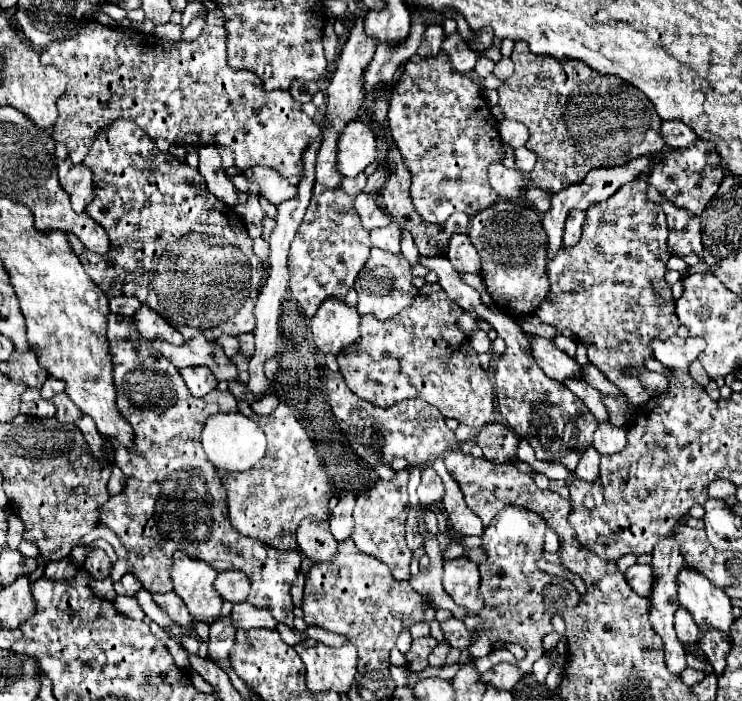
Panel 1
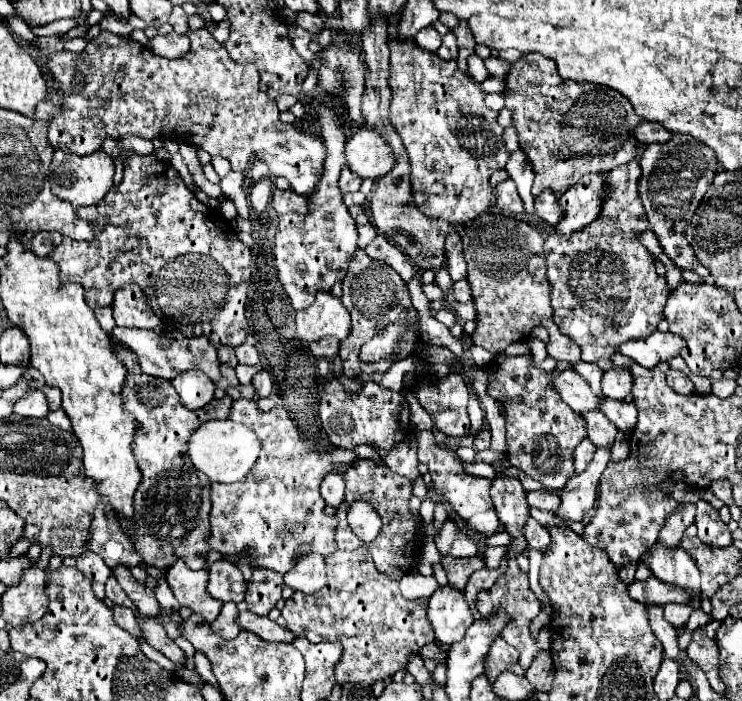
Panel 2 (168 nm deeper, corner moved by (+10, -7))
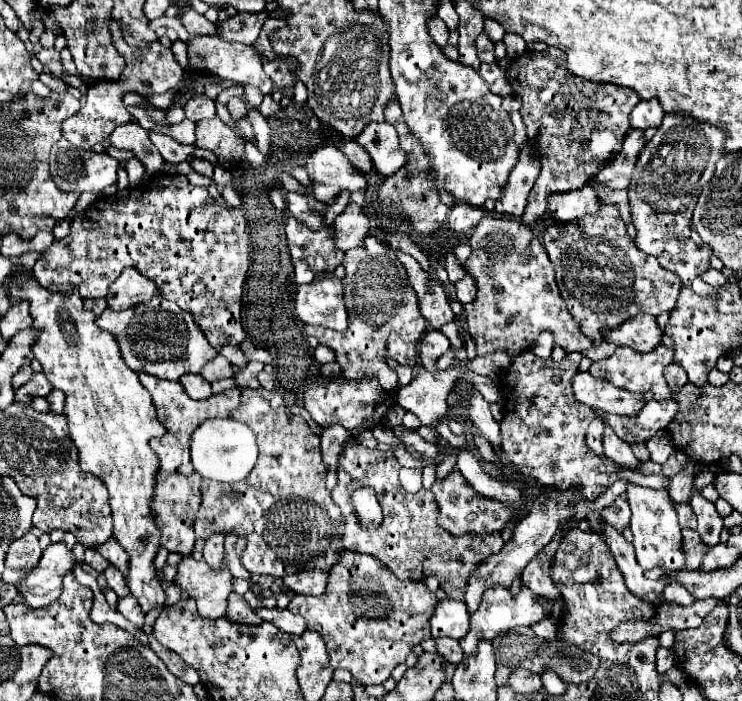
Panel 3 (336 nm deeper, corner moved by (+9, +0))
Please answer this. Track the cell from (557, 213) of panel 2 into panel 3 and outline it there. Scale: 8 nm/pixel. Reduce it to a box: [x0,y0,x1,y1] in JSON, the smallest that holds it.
[547,186,599,222]

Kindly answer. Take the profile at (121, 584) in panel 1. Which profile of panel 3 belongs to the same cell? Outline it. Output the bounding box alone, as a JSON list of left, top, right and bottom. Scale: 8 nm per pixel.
[105,566,131,598]

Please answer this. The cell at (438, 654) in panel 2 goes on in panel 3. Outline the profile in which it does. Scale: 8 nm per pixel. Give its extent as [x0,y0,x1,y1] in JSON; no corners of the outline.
[437,638,461,664]

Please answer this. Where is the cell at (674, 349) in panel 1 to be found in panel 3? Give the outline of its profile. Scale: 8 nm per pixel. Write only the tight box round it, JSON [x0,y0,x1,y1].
[605,314,665,352]

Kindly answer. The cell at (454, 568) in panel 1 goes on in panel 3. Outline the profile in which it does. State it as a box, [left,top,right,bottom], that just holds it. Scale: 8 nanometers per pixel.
[431,600,469,640]

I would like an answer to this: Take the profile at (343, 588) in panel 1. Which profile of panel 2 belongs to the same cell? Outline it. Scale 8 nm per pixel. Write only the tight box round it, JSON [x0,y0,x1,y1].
[282,549,434,685]

